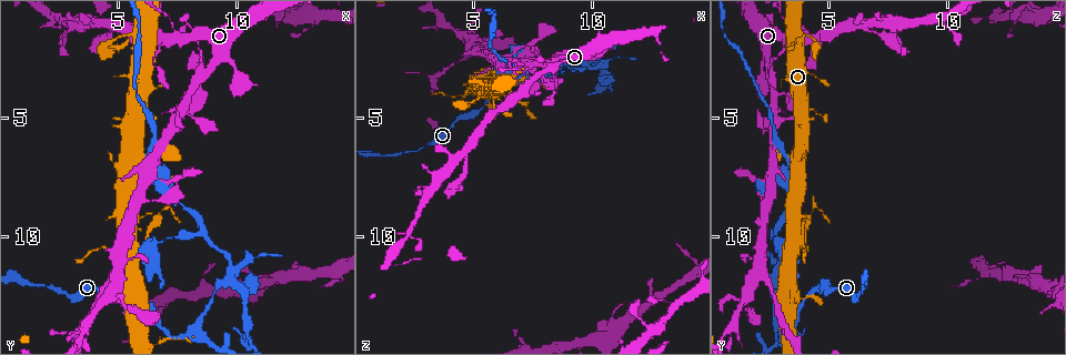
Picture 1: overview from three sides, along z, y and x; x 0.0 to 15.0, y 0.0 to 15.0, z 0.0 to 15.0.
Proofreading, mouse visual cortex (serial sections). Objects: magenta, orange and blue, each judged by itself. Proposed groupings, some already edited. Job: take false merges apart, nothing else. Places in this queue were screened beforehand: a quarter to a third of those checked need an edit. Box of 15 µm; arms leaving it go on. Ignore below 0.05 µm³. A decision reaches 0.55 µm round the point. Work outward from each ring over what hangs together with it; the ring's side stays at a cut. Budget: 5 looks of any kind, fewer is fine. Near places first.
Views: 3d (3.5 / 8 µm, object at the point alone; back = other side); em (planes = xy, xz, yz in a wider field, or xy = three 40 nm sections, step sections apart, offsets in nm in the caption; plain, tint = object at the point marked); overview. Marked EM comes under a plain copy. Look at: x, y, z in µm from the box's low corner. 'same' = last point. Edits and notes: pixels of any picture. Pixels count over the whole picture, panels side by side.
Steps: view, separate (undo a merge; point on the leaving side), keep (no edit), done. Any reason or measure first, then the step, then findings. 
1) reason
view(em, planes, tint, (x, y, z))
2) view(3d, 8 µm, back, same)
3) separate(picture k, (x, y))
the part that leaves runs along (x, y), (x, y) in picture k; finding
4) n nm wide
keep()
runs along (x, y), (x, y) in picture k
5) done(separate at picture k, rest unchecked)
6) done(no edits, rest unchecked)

view(3d, 8 µm, (7.3, 1.7, 3.8))

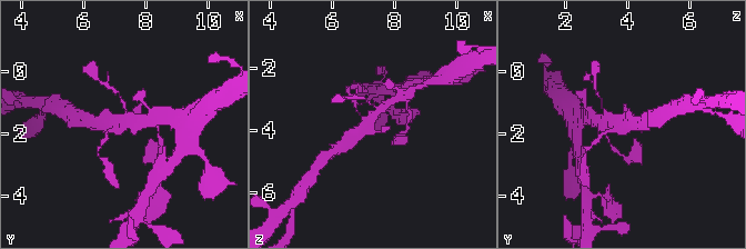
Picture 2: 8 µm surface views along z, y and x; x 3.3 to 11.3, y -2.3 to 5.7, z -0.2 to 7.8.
view(em, planes, tint, (7.2, 1.6, 3.7))

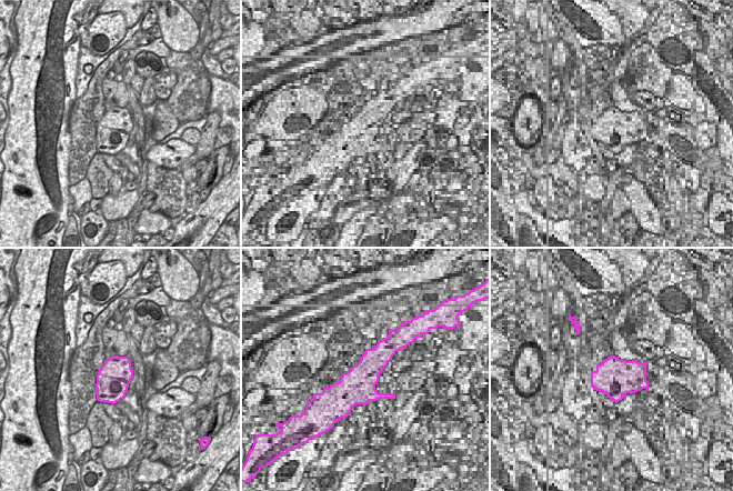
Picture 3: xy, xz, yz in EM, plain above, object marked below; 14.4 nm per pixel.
keep()
runs along (393, 101), (343, 145) in picture 2; continuous, no second cell

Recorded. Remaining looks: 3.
narrows sharply
view(3d, 3.5 µm, (6.2, 13.1, 3.6))

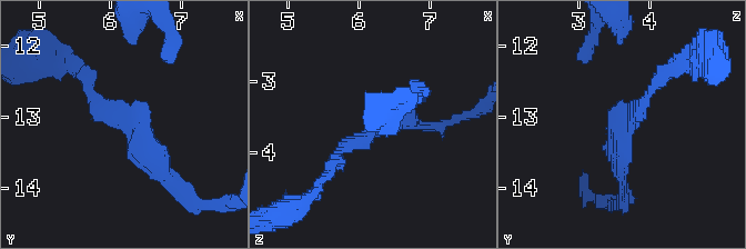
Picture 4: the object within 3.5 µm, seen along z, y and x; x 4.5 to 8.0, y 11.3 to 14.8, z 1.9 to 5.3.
arms of 150, 250 nm
view(em, xy, step 3, tint, (6.30, 13.10, 3.75))

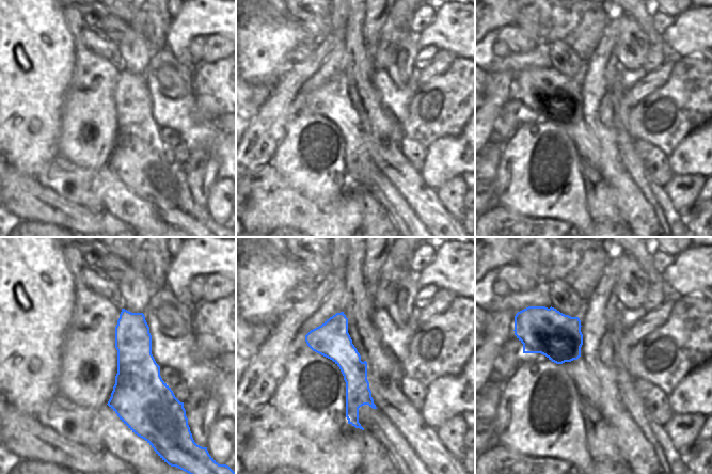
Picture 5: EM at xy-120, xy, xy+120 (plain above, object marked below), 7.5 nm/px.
280 nm wide
keep()
runs along (84, 78), (173, 180) in picture 4; all the same cell

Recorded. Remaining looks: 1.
done(no edits, rest unchecked)

